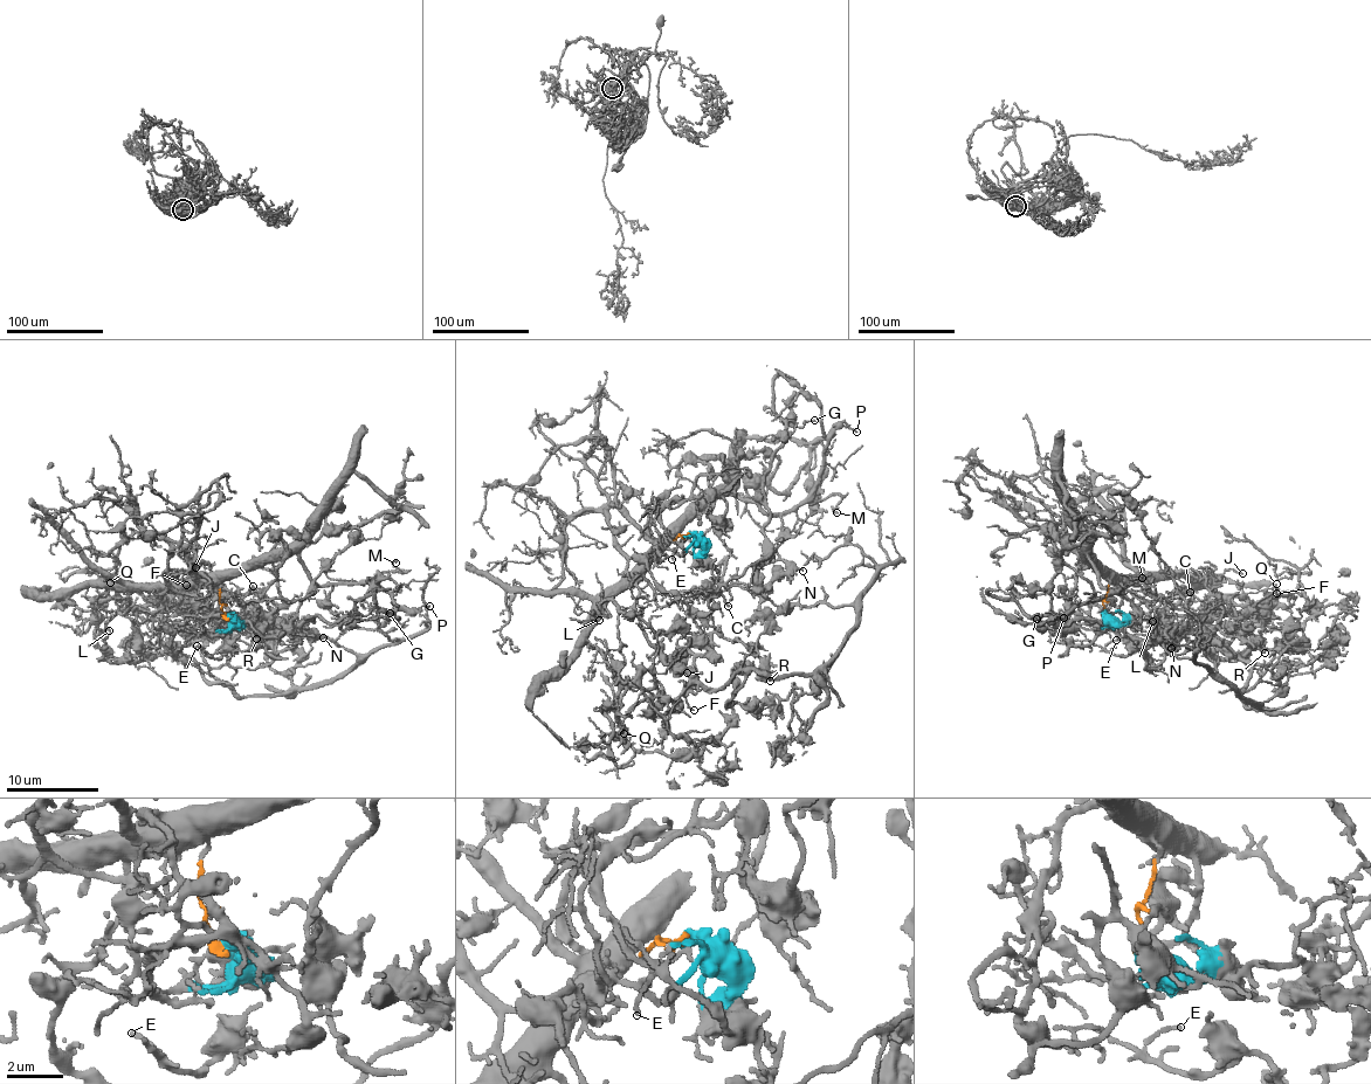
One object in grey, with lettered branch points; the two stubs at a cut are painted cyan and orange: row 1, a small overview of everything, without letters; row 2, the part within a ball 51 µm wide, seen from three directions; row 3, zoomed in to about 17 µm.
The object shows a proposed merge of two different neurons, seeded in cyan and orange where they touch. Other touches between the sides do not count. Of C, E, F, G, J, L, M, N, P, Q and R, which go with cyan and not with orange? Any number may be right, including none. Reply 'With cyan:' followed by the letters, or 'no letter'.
With cyan: C, E, F, G, J, N, R

